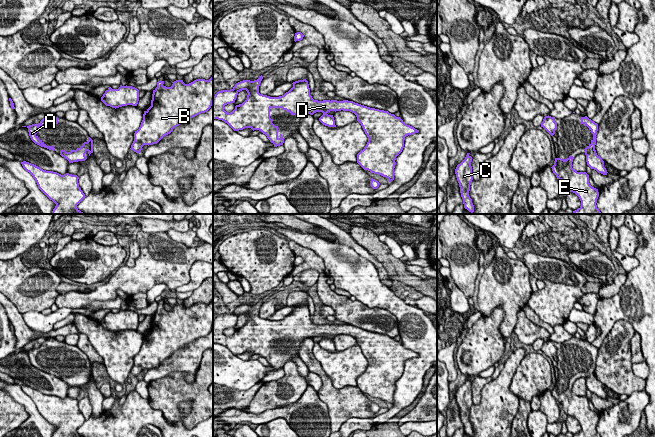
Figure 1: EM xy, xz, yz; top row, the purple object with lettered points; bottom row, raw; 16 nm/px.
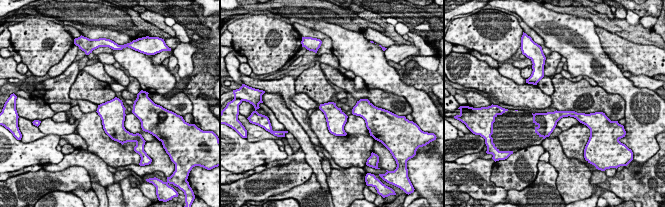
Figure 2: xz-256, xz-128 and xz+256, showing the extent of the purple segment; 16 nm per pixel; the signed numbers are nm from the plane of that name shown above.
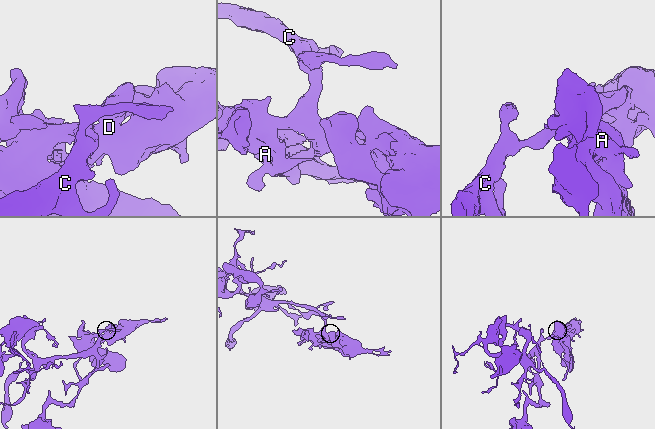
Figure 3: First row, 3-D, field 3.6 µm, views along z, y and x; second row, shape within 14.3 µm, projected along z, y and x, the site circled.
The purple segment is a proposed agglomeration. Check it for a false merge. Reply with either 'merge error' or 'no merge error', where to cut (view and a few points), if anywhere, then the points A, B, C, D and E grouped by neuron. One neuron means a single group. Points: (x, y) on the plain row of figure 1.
no merge error | no cut | A B C D E

